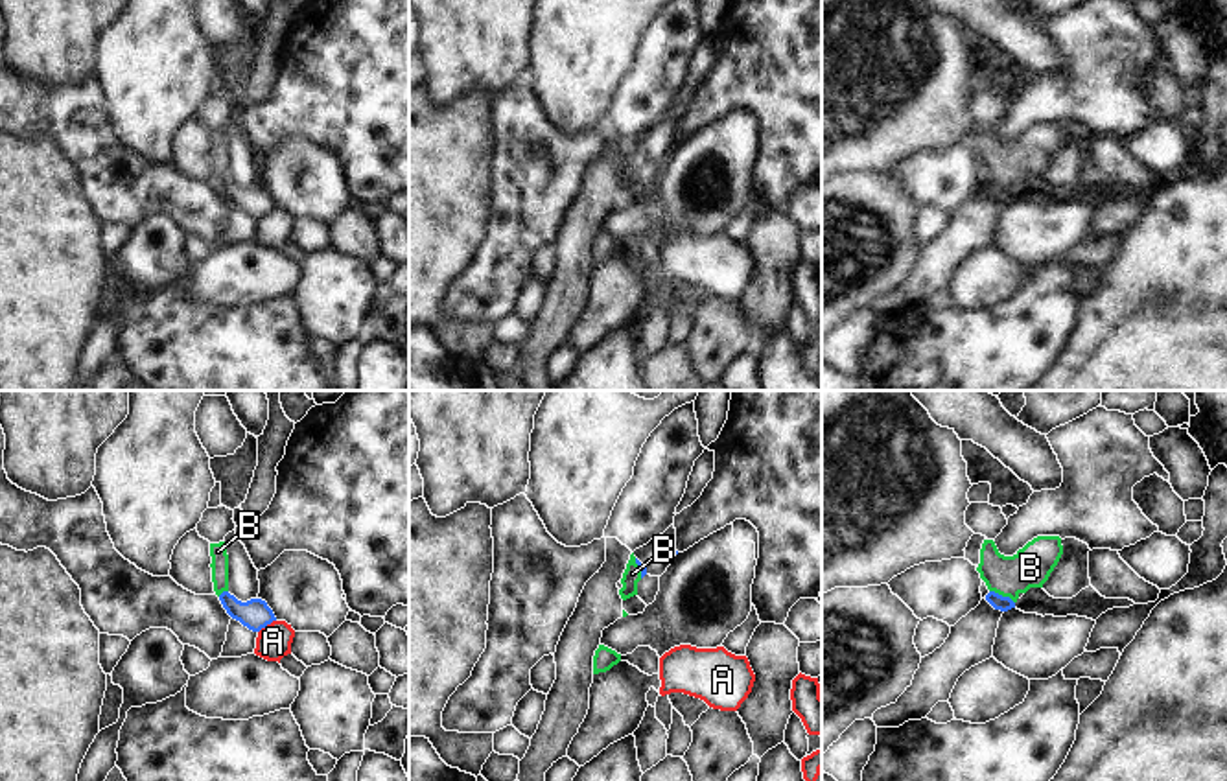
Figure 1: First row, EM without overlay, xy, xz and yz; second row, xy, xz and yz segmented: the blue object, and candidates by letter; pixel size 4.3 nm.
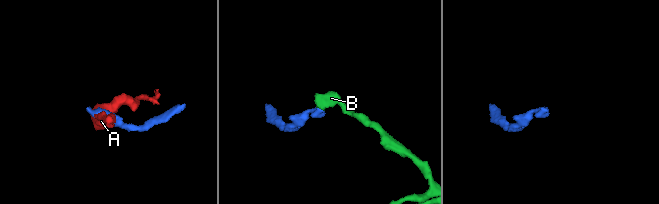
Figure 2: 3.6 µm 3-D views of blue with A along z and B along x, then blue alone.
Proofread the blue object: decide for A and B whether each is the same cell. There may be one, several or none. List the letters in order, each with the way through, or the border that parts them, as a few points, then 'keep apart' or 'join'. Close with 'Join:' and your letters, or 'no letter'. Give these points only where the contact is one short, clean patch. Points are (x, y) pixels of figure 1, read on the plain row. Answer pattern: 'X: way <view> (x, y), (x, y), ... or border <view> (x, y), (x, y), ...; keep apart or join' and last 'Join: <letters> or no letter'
A: border xy (275, 207), (258, 220); keep apart
B: way yz (997, 188), (1001, 183), (1030, 155); join
Join: B

